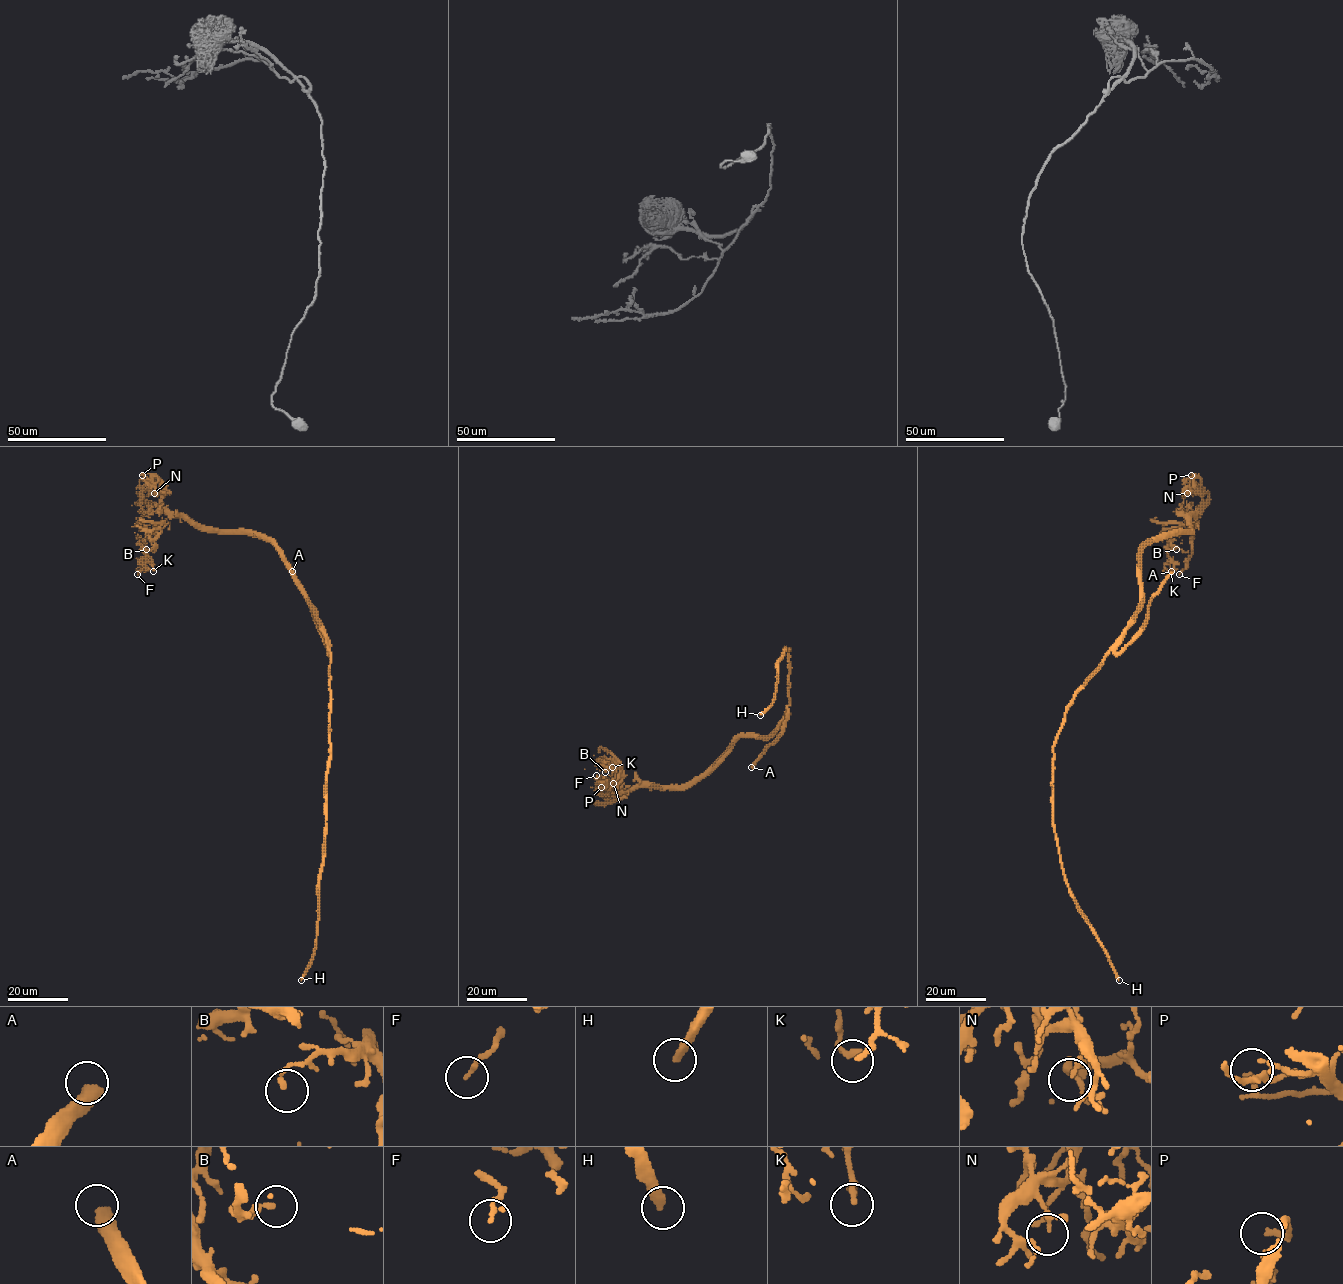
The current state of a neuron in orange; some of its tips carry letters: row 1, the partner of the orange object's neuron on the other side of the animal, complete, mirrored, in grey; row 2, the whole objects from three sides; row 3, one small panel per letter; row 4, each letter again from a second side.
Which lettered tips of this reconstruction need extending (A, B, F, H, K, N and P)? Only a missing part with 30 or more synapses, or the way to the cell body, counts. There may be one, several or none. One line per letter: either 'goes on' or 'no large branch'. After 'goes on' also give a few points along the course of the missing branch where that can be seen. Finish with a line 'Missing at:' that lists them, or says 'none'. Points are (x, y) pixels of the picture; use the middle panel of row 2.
A: goes on; missing branch runs (751, 767), (739, 804), (697, 827), (664, 890), (609, 934), (568, 911), (571, 836), (595, 824), (593, 808)
B: no large branch
F: no large branch
H: goes on; missing branch runs (760, 715), (751, 722), (723, 731), (725, 737), (704, 704), (686, 690)
K: no large branch
N: no large branch
P: no large branch
Missing at: A, H

